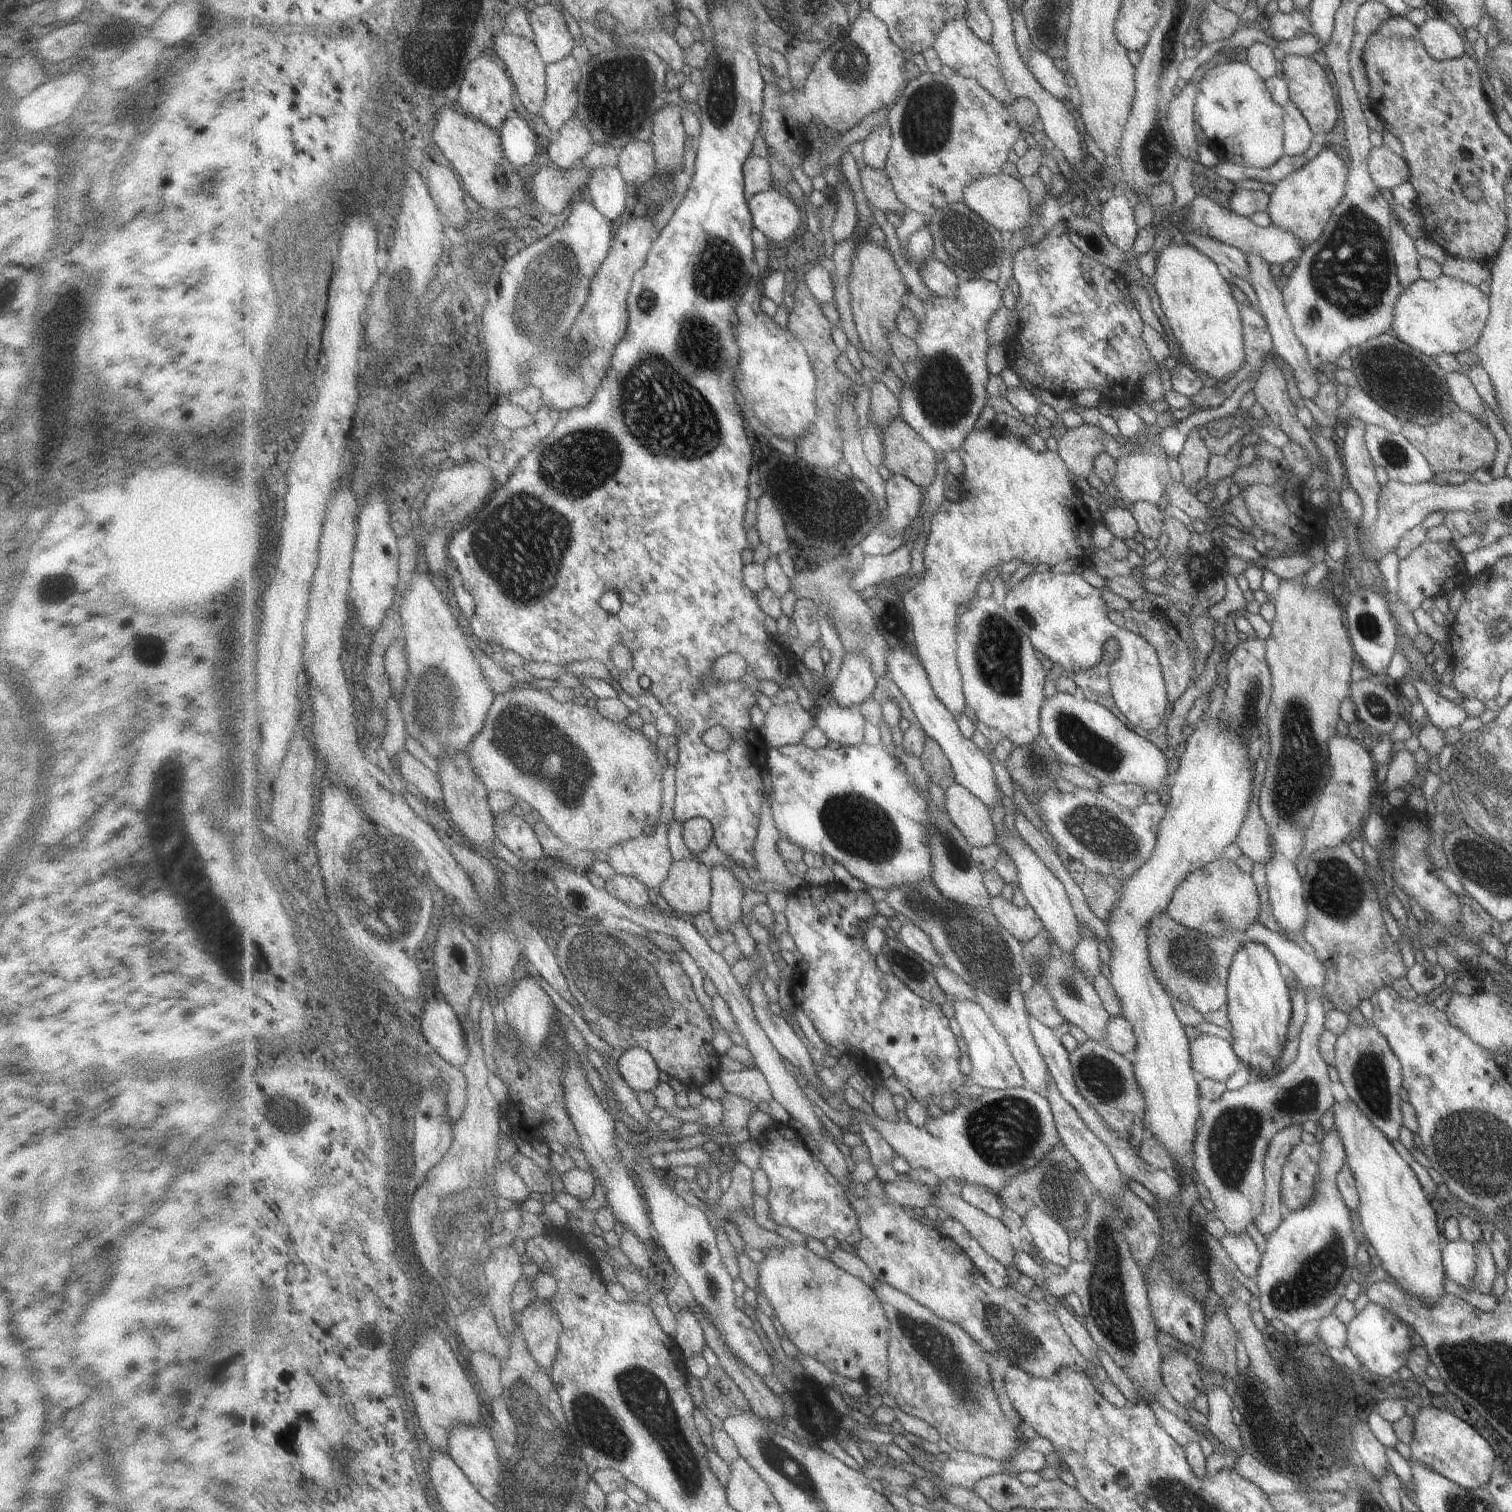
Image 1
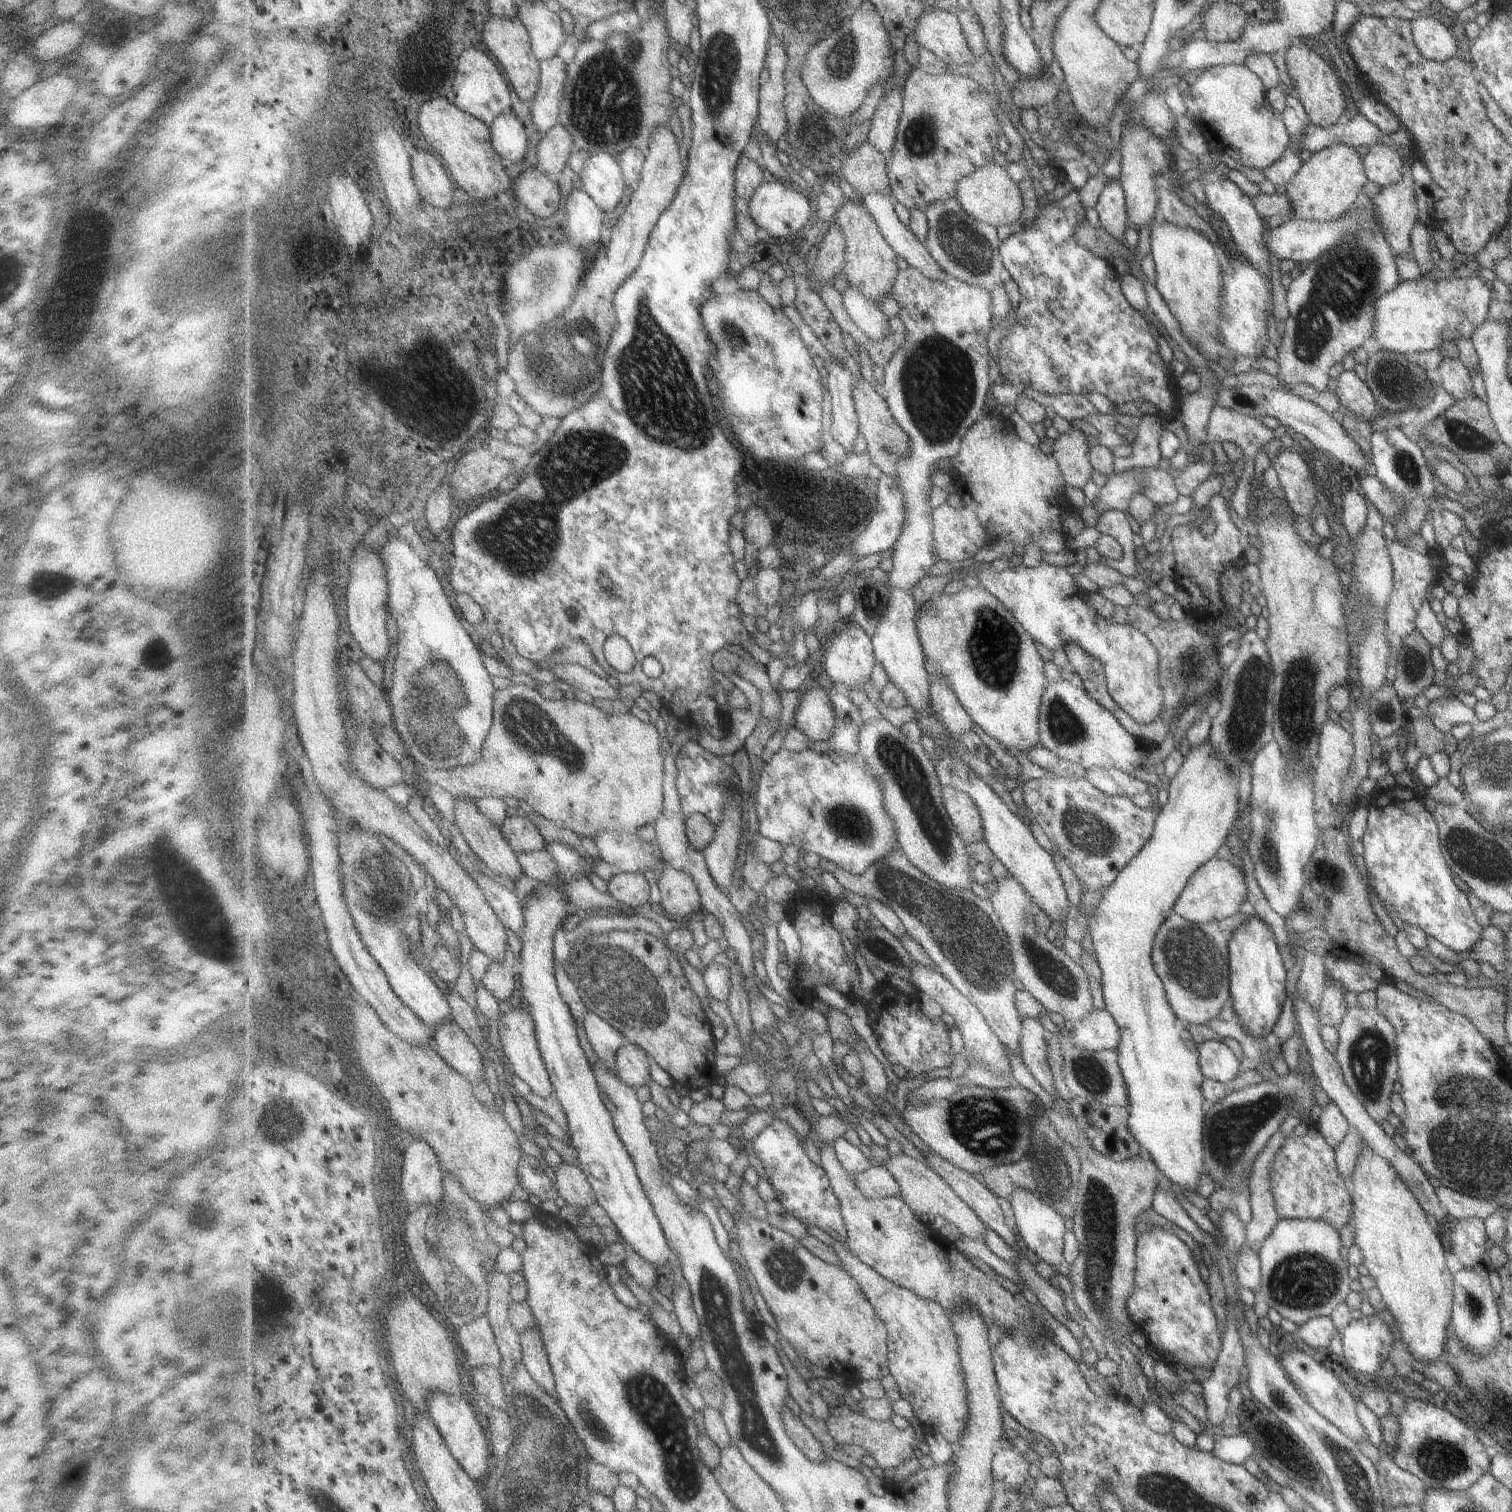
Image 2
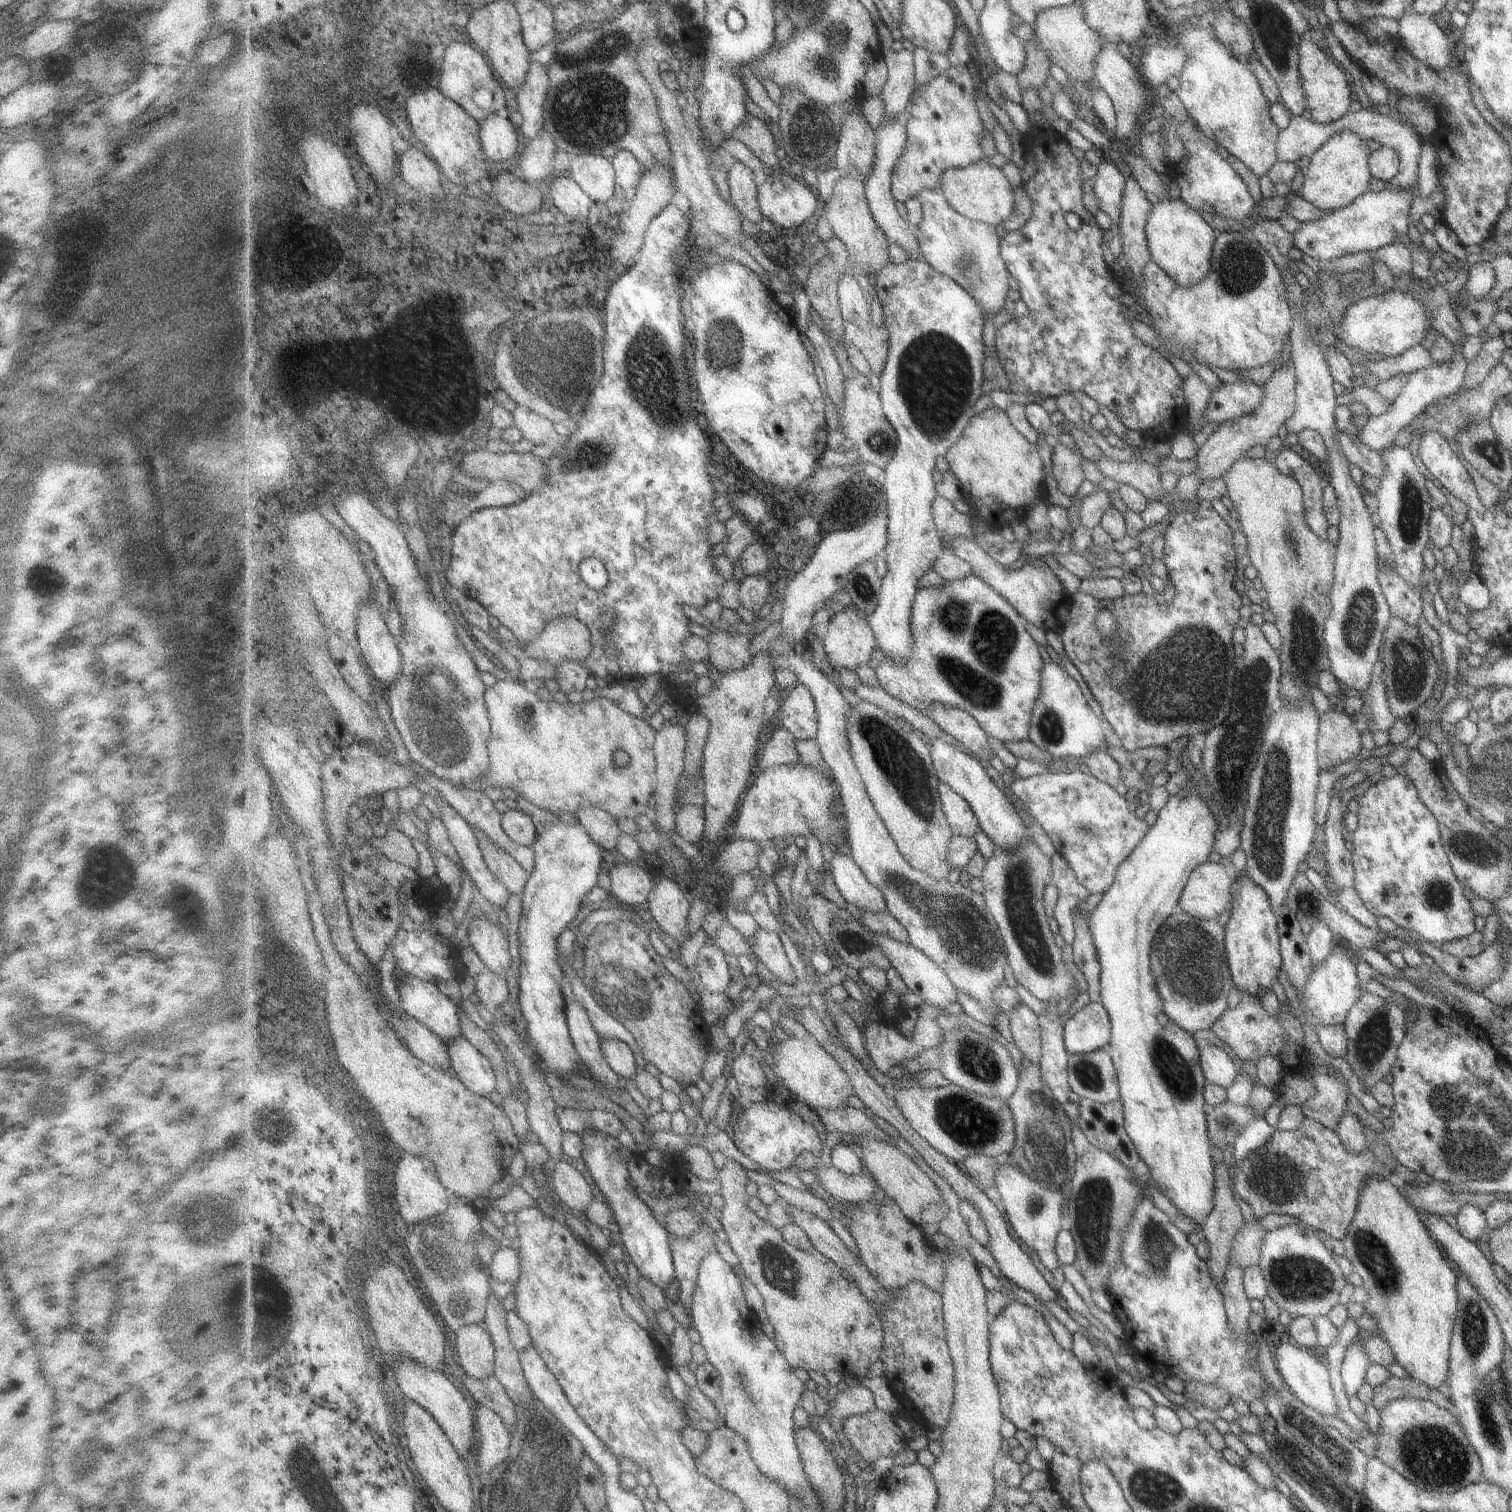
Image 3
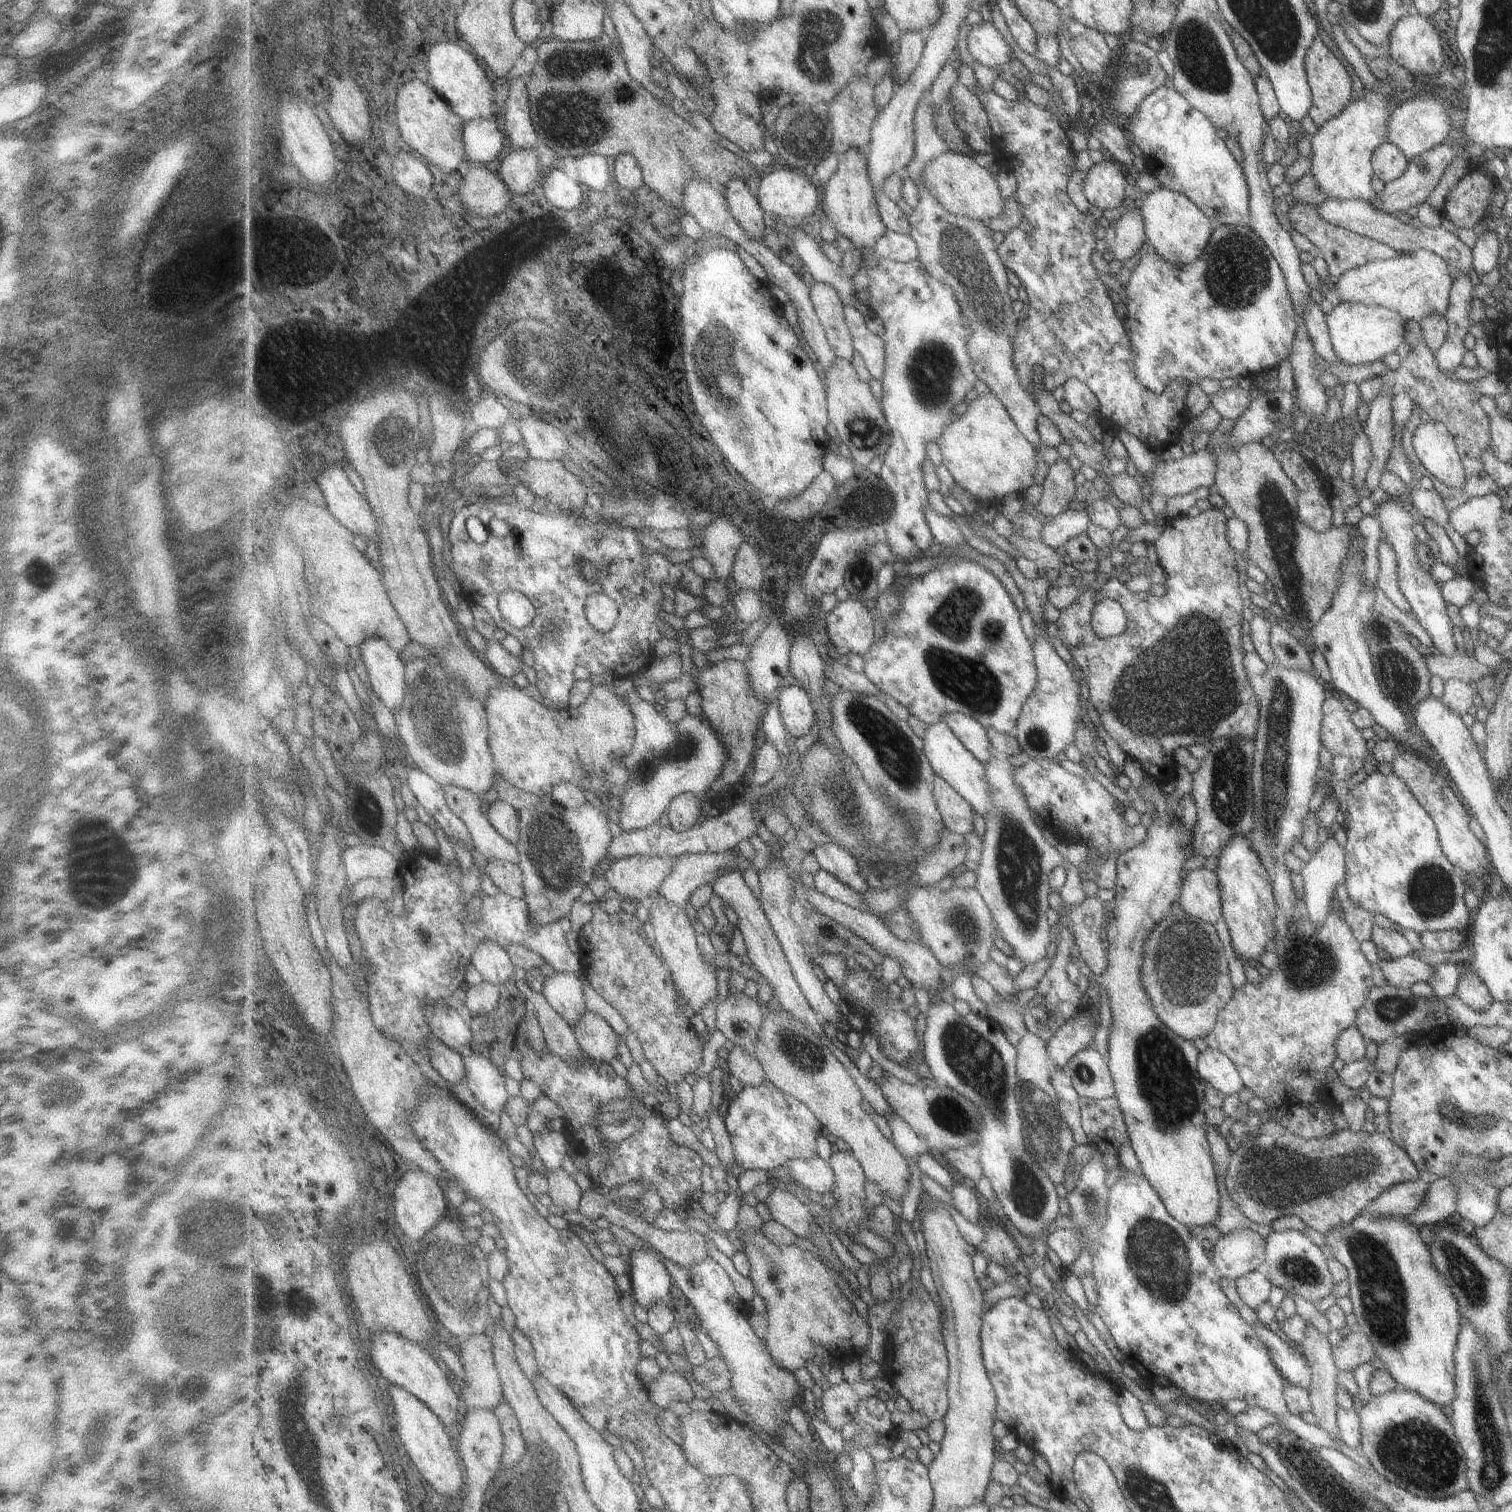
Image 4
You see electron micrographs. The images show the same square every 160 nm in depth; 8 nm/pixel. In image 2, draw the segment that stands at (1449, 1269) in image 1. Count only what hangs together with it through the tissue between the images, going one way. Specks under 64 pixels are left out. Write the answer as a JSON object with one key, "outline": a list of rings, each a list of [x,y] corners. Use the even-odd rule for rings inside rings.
{"outline":[[[1458,1219],[1446,1234],[1449,1236],[1450,1252],[1461,1262],[1462,1269],[1473,1268],[1481,1262],[1481,1255],[1489,1245],[1483,1219]]]}

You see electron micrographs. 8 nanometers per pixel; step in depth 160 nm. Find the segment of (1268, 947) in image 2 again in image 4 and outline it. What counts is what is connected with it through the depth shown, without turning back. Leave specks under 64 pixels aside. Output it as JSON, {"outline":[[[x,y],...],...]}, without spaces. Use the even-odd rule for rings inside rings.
{"outline":[[[1235,835],[1225,844],[1225,848],[1217,857],[1217,867],[1214,870],[1220,892],[1220,911],[1227,927],[1232,951],[1243,960],[1243,964],[1253,967],[1259,964],[1259,956],[1263,954],[1267,942],[1273,941],[1275,936],[1272,888],[1268,874],[1246,842],[1246,836]]]}

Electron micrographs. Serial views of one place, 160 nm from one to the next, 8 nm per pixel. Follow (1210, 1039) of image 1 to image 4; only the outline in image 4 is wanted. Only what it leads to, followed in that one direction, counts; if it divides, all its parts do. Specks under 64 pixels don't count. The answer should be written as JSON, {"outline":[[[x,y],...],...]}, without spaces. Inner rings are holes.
{"outline":[[[1207,1048],[1201,1052],[1197,1061],[1197,1070],[1210,1087],[1224,1096],[1235,1094],[1242,1088],[1236,1066],[1216,1050]]]}

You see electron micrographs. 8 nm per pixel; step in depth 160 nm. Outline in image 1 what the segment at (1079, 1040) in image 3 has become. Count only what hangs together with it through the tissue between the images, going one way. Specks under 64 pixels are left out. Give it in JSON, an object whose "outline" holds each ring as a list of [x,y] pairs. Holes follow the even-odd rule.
{"outline":[[[1112,1016],[1108,1024],[1108,1034],[1104,1044],[1135,1062],[1138,1038],[1134,1031],[1134,1024],[1123,1016]]]}

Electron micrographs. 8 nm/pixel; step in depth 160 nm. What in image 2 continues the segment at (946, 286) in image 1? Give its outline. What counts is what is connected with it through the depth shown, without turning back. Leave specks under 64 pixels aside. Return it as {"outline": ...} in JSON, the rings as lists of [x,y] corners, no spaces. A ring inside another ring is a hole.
{"outline":[[[871,193],[863,196],[863,201],[876,219],[881,234],[885,235],[890,245],[908,262],[909,266],[920,270],[927,278],[935,281],[946,281],[951,278],[910,227],[897,218],[896,201],[893,196]]]}

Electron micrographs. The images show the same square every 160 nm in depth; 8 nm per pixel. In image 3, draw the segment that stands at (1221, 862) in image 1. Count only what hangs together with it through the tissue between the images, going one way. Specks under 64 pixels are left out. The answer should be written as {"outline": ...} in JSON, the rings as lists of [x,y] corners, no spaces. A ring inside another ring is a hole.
{"outline":[[[1202,862],[1187,880],[1179,910],[1196,919],[1215,919],[1229,906],[1234,880],[1220,863]]]}

